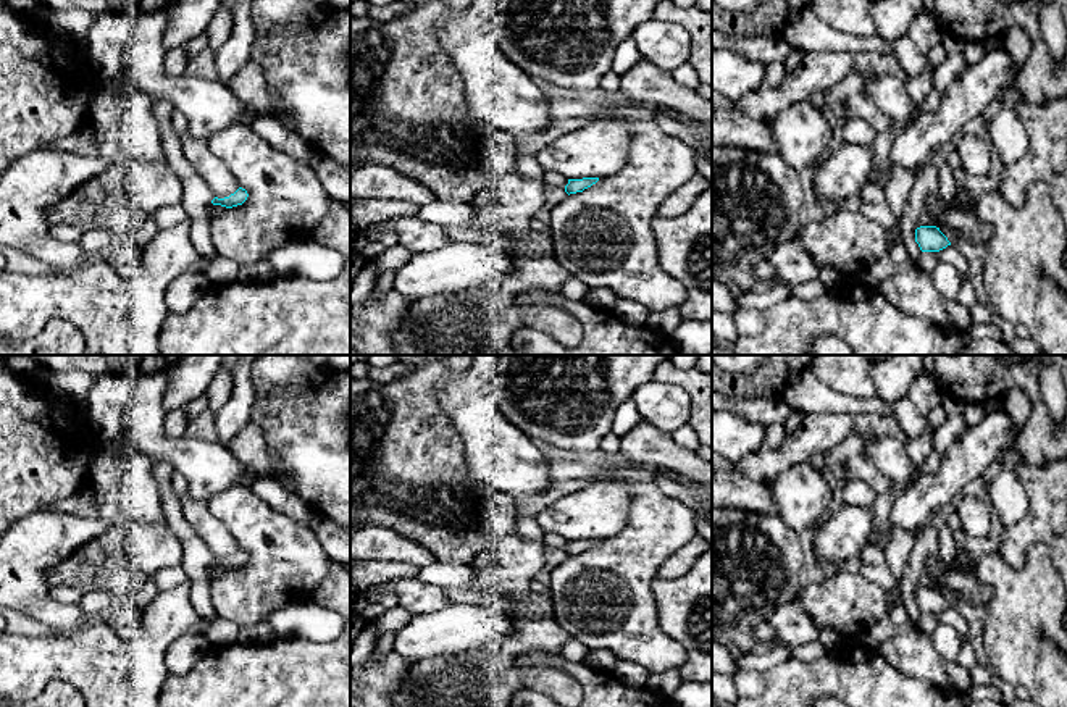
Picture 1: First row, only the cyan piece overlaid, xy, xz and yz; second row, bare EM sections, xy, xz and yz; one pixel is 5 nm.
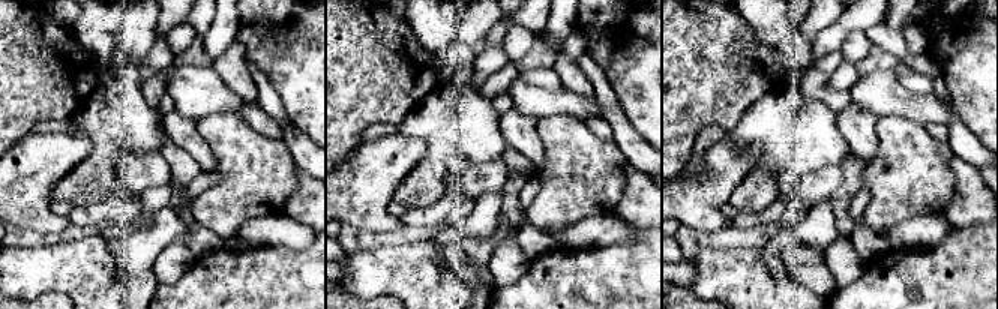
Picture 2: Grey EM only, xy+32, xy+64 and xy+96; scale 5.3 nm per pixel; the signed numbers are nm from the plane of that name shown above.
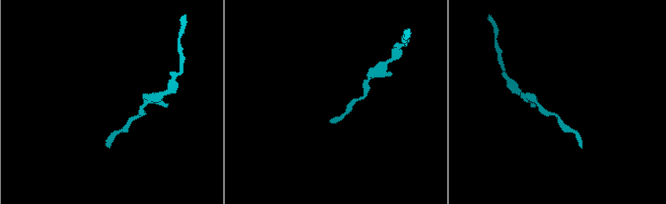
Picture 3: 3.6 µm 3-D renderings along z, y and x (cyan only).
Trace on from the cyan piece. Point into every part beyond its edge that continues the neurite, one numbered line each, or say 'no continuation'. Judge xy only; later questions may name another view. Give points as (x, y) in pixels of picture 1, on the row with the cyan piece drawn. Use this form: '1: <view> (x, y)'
no continuation

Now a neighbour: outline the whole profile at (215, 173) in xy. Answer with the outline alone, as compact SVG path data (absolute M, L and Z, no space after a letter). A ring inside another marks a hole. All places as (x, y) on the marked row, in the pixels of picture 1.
M187 132L181 136L181 145L184 157L210 186L215 197L224 199L239 189L229 168L208 150L207 140Z

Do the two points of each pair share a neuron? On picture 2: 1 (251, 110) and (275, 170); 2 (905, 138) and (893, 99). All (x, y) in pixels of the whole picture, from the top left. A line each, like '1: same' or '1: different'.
1: different
2: different

